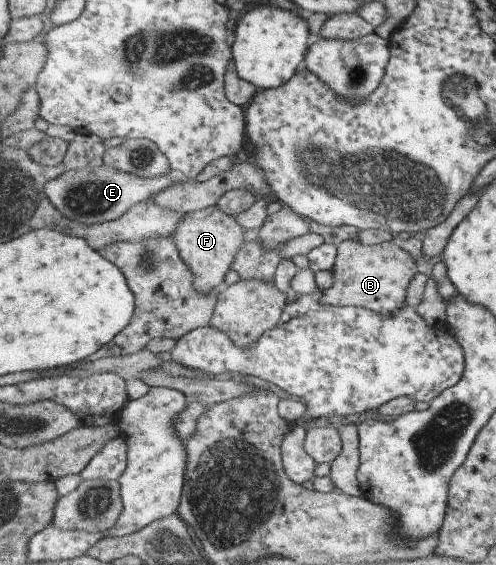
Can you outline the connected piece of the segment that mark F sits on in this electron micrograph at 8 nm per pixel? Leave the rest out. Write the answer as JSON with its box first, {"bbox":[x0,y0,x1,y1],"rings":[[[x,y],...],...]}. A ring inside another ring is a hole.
{"bbox":[173,204,246,294],"rings":[[[218,204],[190,212],[183,217],[173,235],[180,255],[194,272],[195,286],[198,291],[211,294],[216,288],[224,288],[224,277],[232,269],[236,254],[246,244],[245,230],[237,220],[237,216],[228,215],[218,207]]]}

